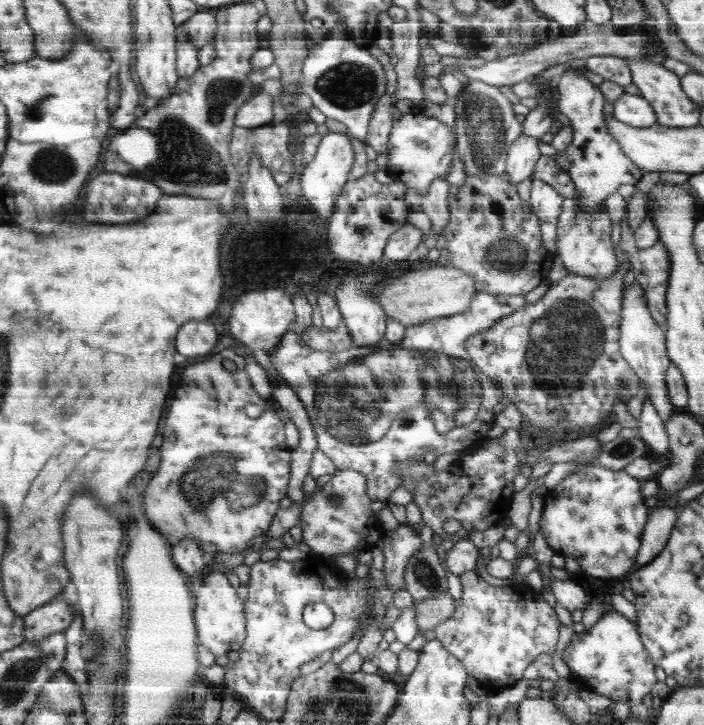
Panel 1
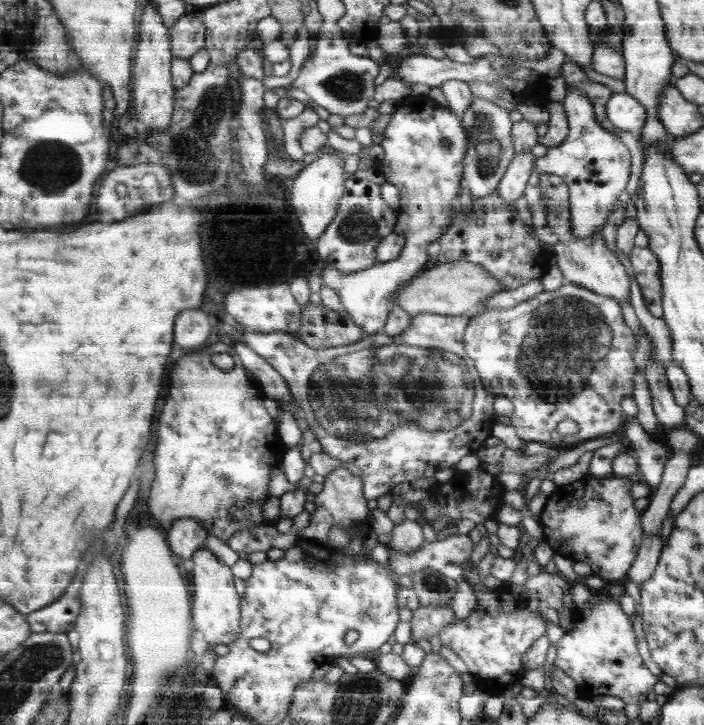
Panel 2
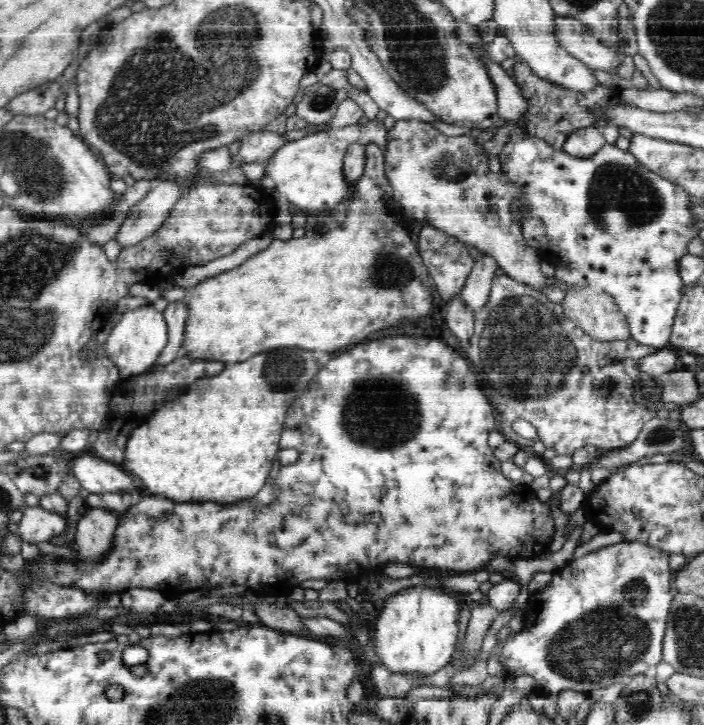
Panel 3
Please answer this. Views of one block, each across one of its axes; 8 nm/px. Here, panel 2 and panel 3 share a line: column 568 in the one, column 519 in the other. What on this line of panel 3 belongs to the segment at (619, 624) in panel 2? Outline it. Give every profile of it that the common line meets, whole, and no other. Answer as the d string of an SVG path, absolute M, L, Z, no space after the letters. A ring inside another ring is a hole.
M635 540L634 542L621 541L619 543L602 547L574 559L571 563L554 572L548 585L537 592L532 593L530 602L526 606L526 619L519 632L510 634L505 641L505 650L498 658L498 662L508 671L509 676L520 677L529 675L534 679L534 690L543 694L554 695L556 698L564 690L579 691L589 694L591 691L600 688L607 688L613 684L624 684L630 678L648 674L663 660L662 649L665 640L667 618L671 609L674 596L670 593L670 586L673 586L673 571L668 567L668 554L660 547L654 547L646 542Z

